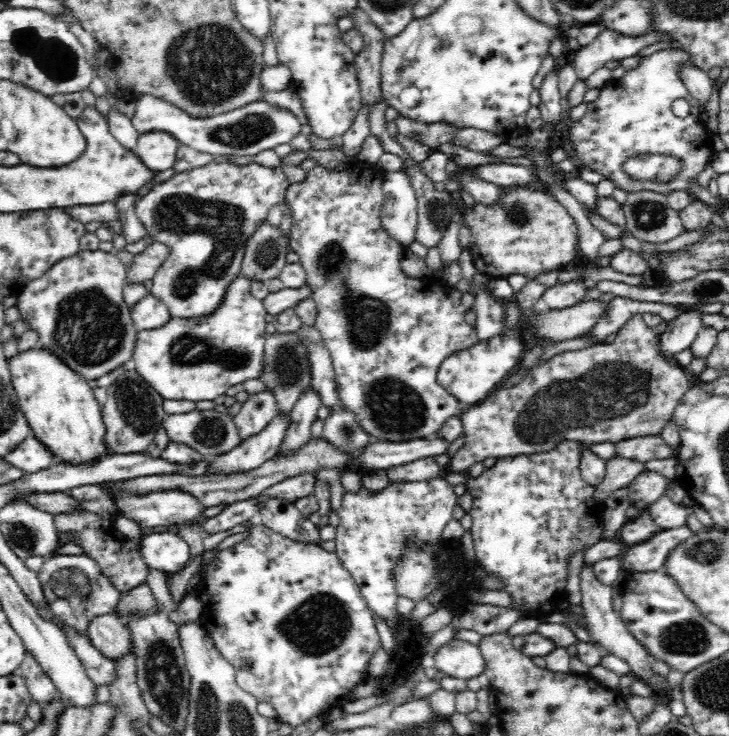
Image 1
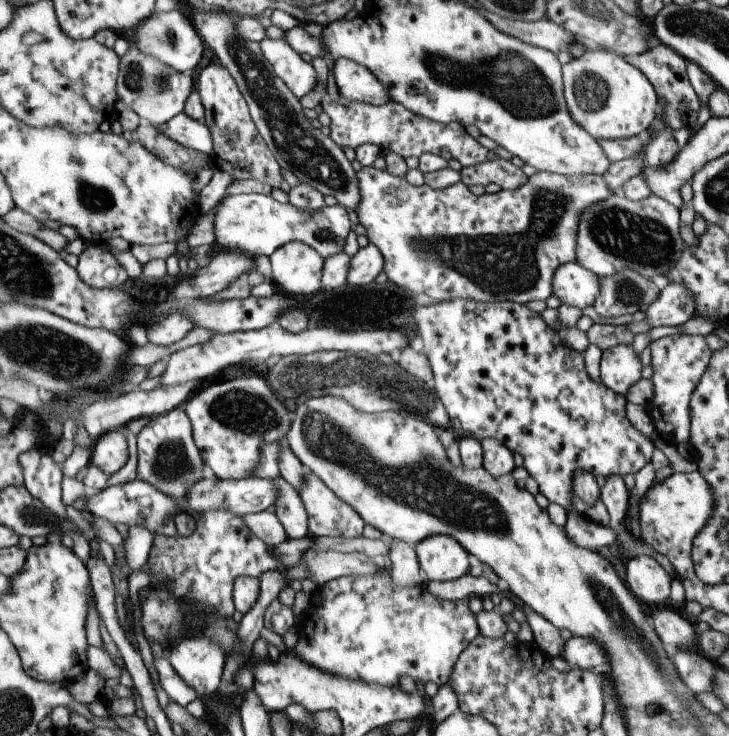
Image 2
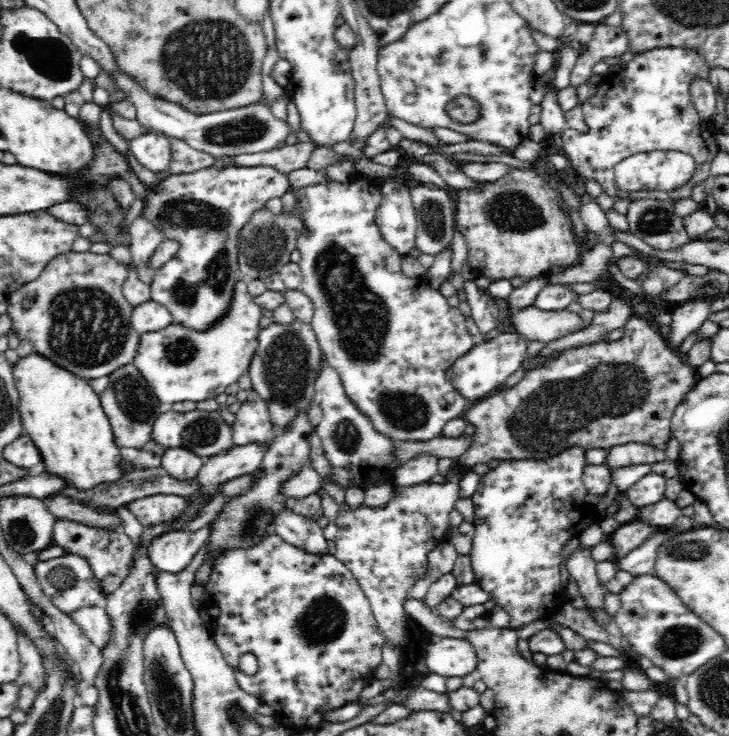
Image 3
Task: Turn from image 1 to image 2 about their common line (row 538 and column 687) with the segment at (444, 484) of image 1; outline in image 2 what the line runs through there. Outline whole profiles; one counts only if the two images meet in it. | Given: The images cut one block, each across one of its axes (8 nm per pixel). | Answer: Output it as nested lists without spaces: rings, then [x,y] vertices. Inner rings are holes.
[[[702,335],[665,336],[654,340],[649,346],[652,350],[650,358],[654,369],[654,376],[651,379],[654,385],[654,397],[651,401],[662,416],[662,423],[658,430],[666,440],[674,444],[687,442],[692,434],[690,400],[710,364],[713,351],[710,350]]]

